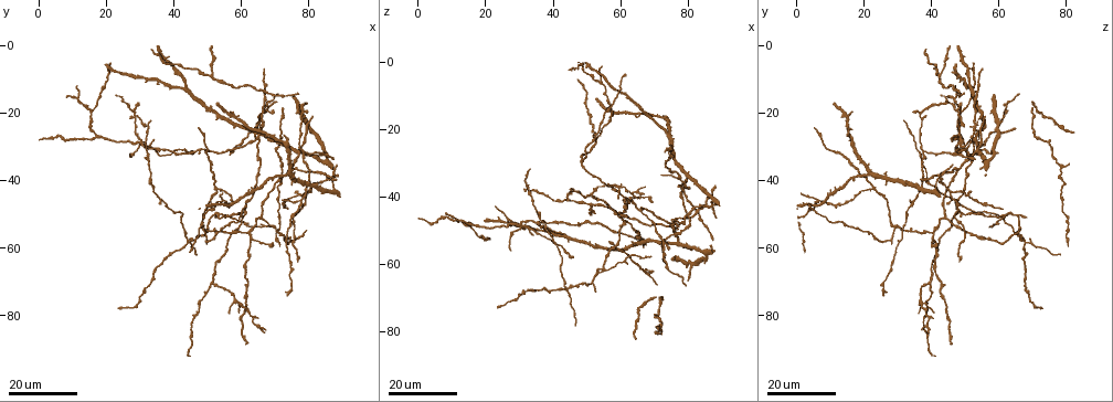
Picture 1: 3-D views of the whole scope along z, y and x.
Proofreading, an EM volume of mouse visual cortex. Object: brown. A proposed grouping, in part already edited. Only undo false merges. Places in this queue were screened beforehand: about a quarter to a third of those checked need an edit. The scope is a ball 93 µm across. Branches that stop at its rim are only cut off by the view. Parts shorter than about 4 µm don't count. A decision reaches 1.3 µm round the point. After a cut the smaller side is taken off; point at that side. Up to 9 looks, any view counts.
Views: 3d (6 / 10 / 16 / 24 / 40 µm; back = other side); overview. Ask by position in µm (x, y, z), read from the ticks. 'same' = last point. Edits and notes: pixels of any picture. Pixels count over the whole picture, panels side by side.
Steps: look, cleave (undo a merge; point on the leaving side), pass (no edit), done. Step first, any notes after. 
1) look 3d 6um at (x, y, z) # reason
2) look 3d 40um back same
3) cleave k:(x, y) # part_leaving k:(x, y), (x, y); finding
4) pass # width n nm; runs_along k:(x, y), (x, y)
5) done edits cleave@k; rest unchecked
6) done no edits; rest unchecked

look 3d 24um at (63.5, 57.0, 40.0) # arms part here

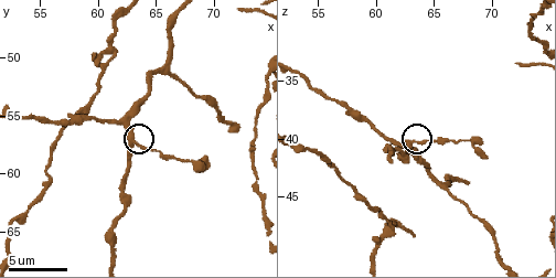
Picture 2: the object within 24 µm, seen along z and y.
look 3d 6um at (62.8, 57.6, 40.4) # zoom in

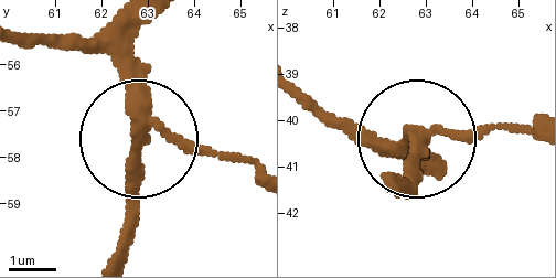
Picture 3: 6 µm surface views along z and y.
pass # width 250 nm; continuous, no second cell

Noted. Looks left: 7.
look 3d 6um at (65.2, 51.0, 43.8)

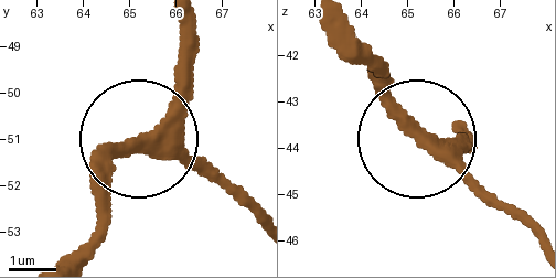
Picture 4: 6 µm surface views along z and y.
pass # arms 3; continuous, no second cell

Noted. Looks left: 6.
look 3d 16um at (48.5, 53.5, 29.5) # three arms meet

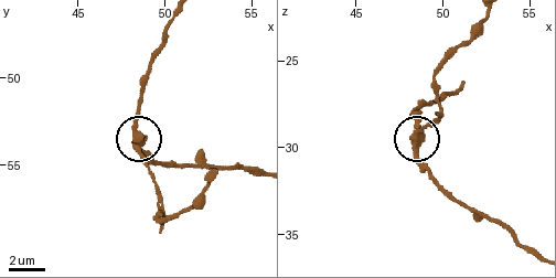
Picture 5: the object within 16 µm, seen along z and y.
look 3d 10um at (48.6, 54.0, 29.2)

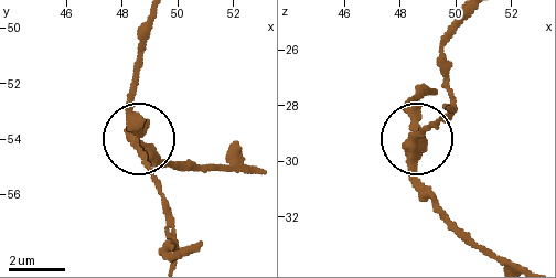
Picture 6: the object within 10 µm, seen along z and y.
cleave 6:(159, 183) # width 370 nm; a second cell is stuck on

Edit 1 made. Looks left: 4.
look 3d 16um at (52.5, 42.0, 22.5) # four or more arms meet

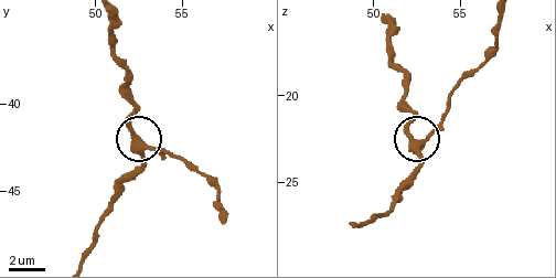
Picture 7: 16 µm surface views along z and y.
look 3d 10um at (52.7, 42.3, 22.7)

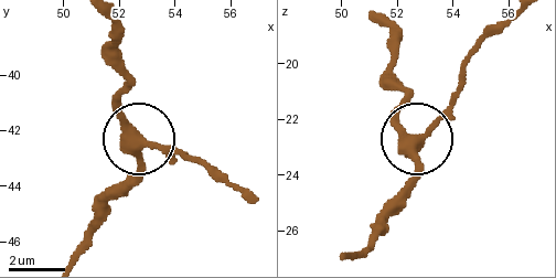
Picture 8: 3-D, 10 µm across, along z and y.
look 3d 10um back at (52.9, 42.4, 22.7)

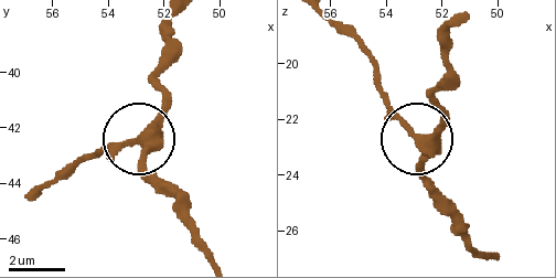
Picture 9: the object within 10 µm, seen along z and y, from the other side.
pass # runs_along 9:(212, 255), (143, 162), (138, 134), (169, 94); all the same cell

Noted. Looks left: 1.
done edits cleave@6; rest unchecked

